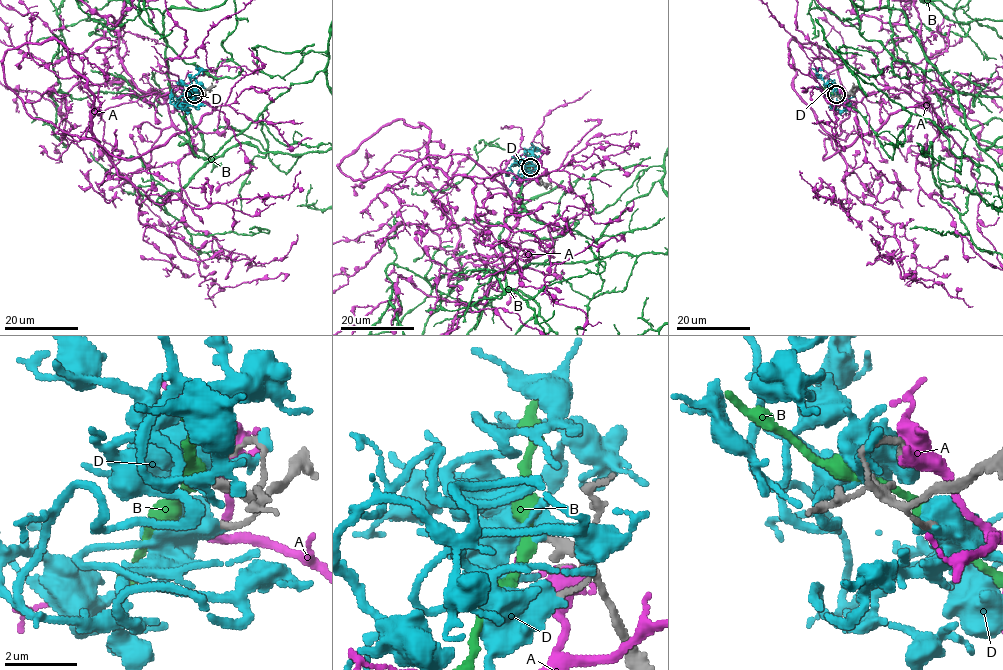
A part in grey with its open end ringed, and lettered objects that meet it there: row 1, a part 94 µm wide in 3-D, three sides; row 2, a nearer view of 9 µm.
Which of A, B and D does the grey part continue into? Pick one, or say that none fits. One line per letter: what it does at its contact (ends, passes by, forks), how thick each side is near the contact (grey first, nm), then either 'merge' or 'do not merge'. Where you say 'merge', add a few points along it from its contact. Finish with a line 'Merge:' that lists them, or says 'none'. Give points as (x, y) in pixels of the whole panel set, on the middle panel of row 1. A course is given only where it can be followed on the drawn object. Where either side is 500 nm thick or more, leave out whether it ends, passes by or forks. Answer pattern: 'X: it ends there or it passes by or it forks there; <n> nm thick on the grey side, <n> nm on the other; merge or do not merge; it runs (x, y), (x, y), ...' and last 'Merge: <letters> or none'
A: 180 nm thick on the grey side, 600 nm on the other; do not merge
B: it passes by; 240 nm thick on the grey side, 320 nm on the other; do not merge
D: it passes by; 240 nm thick on the grey side, 360 nm on the other; do not merge
Merge: none

